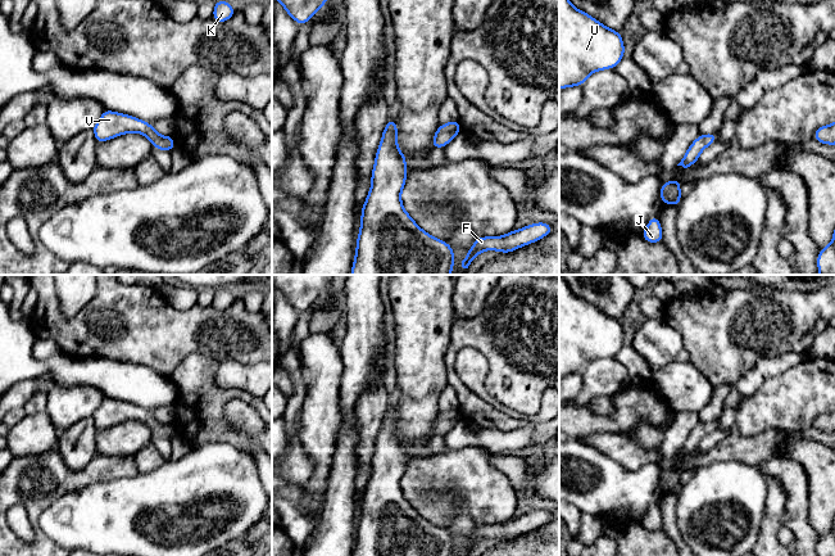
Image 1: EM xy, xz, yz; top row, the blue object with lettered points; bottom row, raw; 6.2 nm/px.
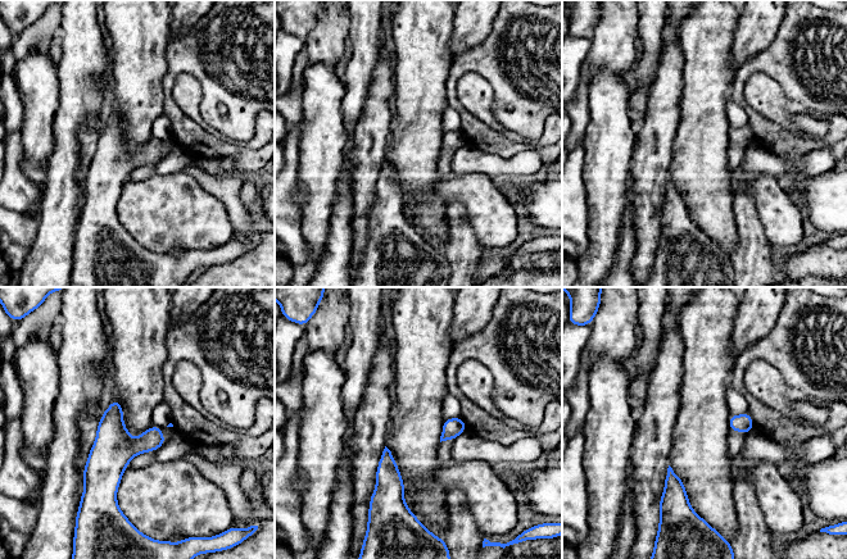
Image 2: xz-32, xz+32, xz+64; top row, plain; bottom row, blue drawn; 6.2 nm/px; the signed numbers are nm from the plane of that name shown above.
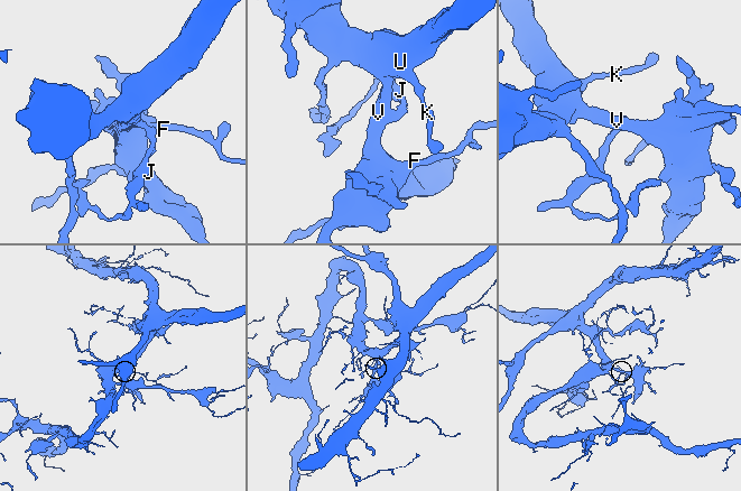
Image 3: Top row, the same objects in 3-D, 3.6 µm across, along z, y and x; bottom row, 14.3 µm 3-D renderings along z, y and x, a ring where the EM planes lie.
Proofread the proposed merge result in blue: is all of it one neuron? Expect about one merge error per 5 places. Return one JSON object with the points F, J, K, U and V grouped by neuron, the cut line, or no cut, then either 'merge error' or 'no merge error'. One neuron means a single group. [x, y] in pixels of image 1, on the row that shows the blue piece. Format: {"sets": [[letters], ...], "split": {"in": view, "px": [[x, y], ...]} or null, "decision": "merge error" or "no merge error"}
{"sets": [["F", "J", "K", "U", "V"]], "split": null, "decision": "no merge error"}

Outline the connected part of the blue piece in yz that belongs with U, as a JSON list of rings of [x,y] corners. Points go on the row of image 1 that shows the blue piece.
[[[559,0],[559,90],[577,86],[596,71],[613,69],[625,55],[621,32]]]

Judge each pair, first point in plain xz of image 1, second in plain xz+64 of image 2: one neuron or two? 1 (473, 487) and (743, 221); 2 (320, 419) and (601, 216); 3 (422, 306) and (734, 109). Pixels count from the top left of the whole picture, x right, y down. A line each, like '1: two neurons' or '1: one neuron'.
1: two neurons
2: one neuron
3: two neurons

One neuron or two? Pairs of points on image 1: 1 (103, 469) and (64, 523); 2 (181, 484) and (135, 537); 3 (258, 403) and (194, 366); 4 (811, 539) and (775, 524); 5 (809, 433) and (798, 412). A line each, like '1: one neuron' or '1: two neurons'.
1: two neurons
2: one neuron
3: one neuron
4: two neurons
5: two neurons

